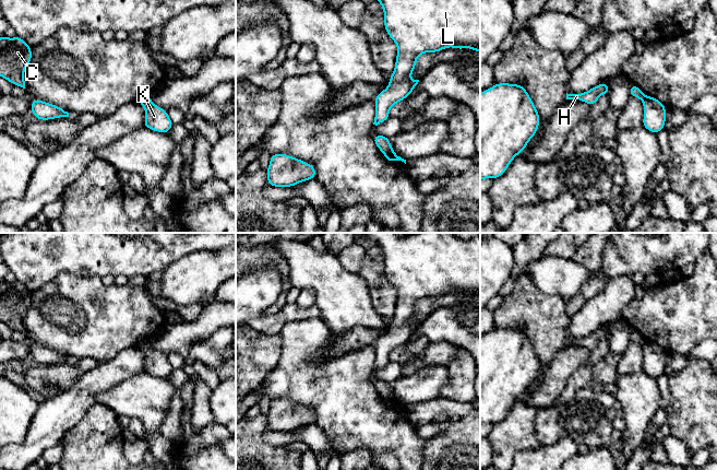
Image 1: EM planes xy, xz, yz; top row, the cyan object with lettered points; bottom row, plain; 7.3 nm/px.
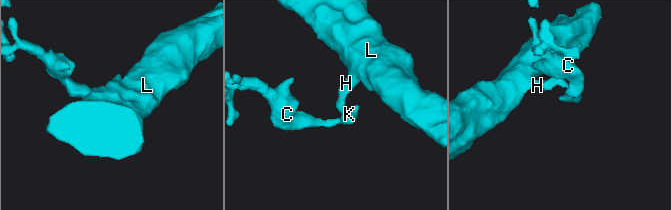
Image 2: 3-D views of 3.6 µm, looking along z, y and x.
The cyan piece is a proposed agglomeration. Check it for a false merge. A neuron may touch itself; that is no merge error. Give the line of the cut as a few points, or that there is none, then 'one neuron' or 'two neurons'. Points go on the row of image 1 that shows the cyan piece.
cut in xz along (392, 150), (383, 153); two neurons

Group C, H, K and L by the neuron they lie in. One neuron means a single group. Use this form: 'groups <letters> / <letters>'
groups C K / H L

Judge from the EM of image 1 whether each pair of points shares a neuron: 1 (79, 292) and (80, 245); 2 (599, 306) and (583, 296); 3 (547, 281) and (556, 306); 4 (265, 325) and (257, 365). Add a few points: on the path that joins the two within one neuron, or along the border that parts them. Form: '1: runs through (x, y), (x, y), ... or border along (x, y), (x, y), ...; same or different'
1: border along (99, 277), (78, 277), (60, 272), (54, 279); different
2: border along (606, 281), (606, 285), (571, 318); different
3: border along (532, 280), (542, 292), (560, 295), (565, 301); different
4: border along (251, 328), (278, 337); different

